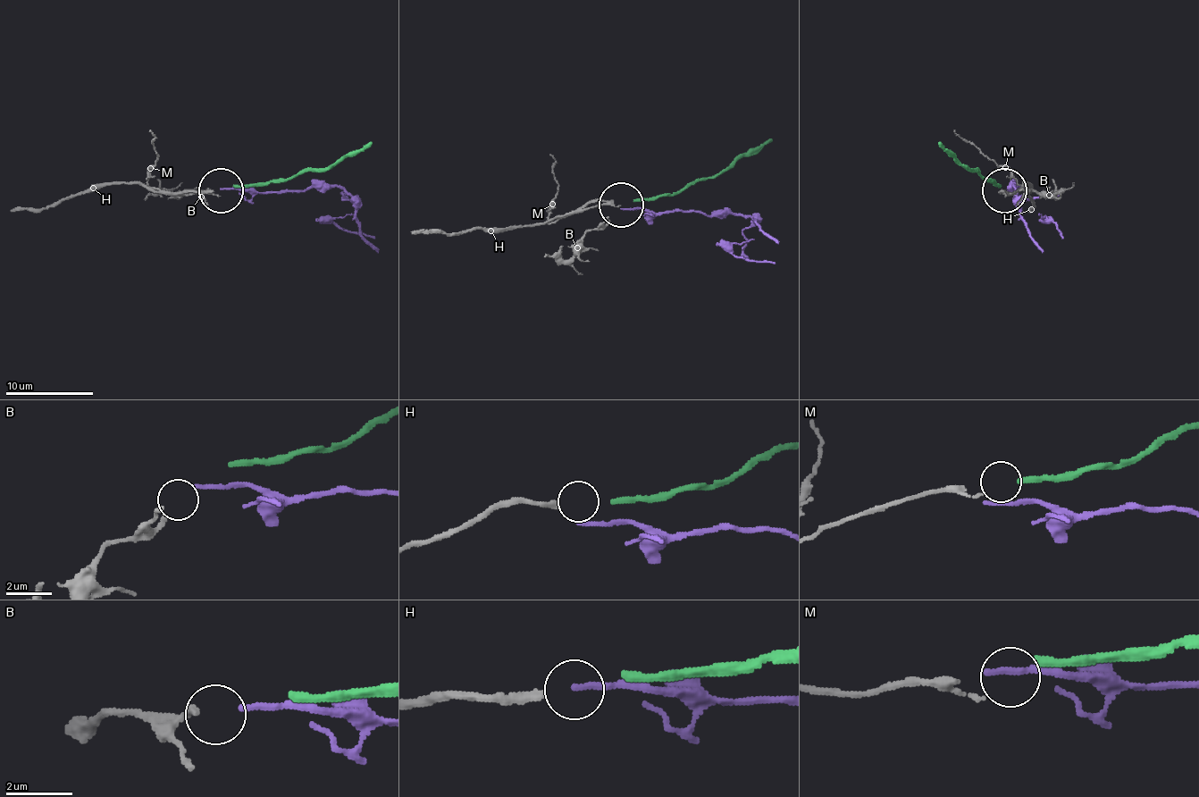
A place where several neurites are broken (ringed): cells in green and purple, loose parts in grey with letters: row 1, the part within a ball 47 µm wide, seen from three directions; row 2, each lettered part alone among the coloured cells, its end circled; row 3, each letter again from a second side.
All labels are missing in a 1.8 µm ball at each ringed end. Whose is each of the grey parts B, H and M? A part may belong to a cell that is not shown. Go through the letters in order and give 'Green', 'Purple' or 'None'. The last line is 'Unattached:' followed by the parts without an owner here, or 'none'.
B: Purple
H: None
M: None
Unattached: H, M

